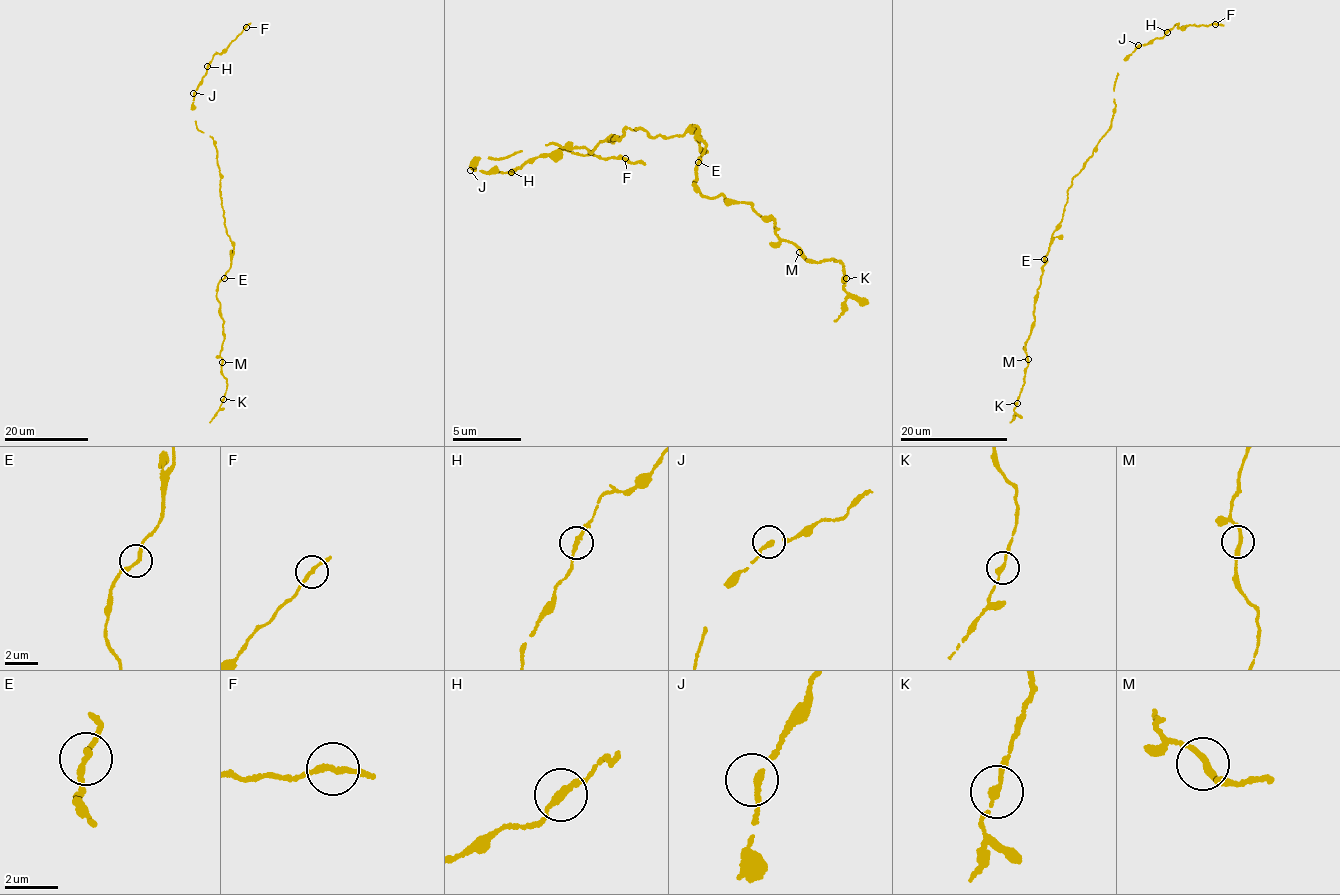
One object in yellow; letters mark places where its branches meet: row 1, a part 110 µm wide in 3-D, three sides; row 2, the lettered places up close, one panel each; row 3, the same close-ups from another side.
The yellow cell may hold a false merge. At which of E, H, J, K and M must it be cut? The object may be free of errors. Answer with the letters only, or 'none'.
none

